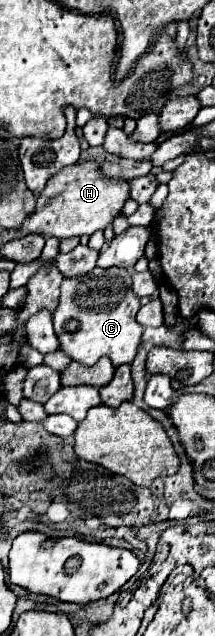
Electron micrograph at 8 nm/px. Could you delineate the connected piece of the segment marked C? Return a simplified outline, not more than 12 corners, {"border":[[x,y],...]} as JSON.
{"border":[[126,269],[62,283],[62,351],[130,365],[142,343]]}

